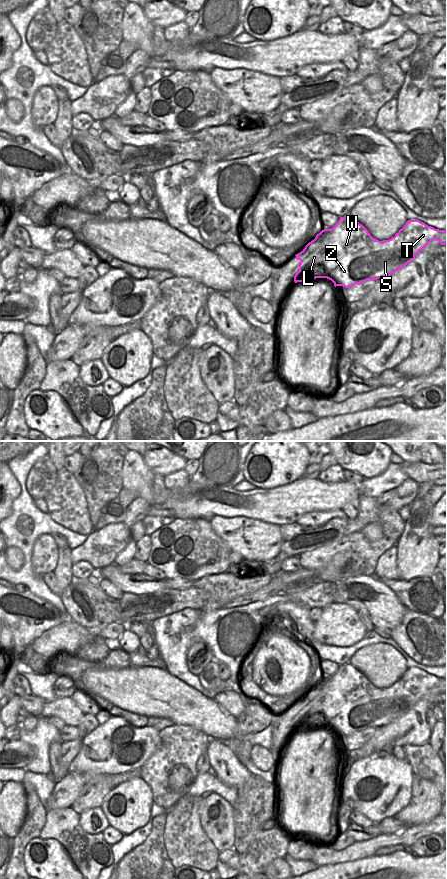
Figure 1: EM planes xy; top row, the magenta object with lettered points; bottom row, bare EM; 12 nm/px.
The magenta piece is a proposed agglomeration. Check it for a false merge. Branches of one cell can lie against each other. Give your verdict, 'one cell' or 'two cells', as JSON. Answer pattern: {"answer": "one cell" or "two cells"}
{"answer": "two cells"}

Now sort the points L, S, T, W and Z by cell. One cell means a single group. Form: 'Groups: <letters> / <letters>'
Groups: L W / S T Z

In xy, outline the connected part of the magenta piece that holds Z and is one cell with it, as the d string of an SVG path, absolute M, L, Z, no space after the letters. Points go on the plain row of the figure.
M408 668L389 688L372 686L365 693L360 690L350 704L339 707L339 714L332 704L324 706L321 701L321 711L299 717L294 730L327 726L335 735L349 736L368 728L387 725L411 710L432 688L447 693L447 679L435 677L419 668Z

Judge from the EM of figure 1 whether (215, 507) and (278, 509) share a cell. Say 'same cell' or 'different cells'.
same cell

